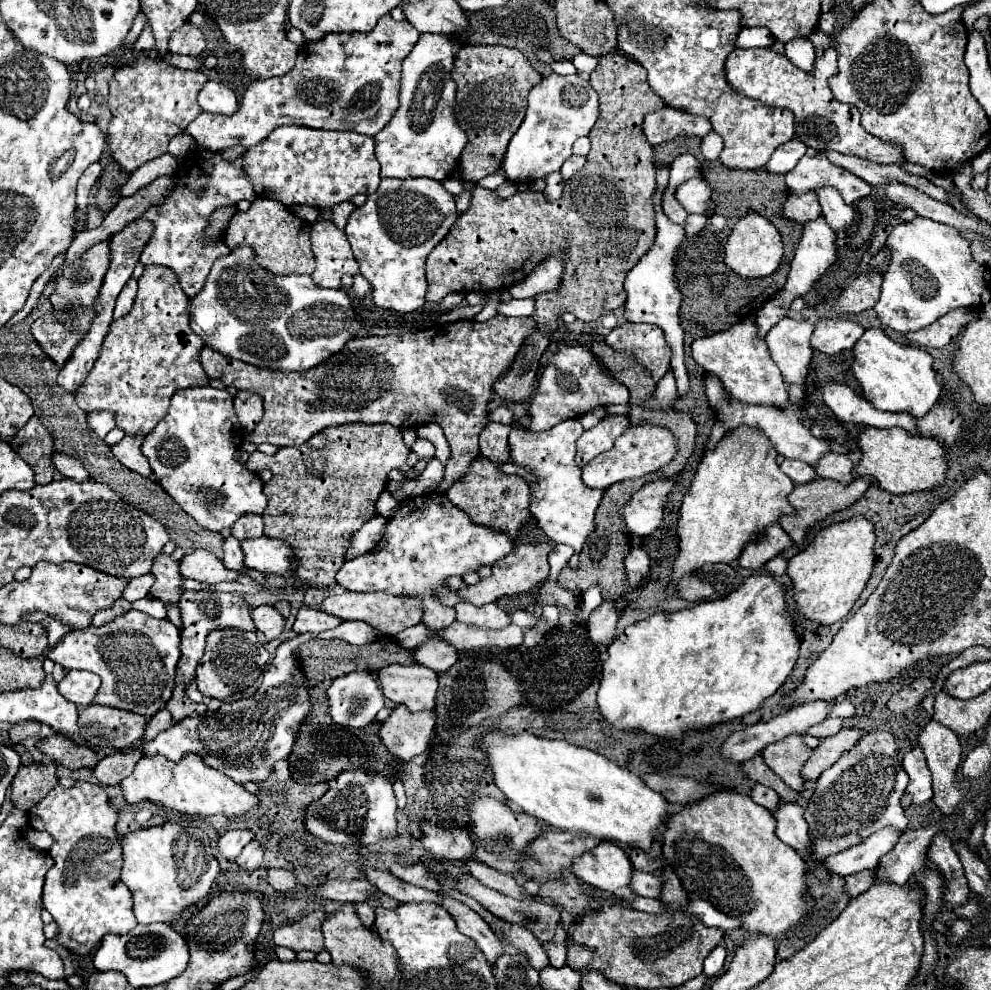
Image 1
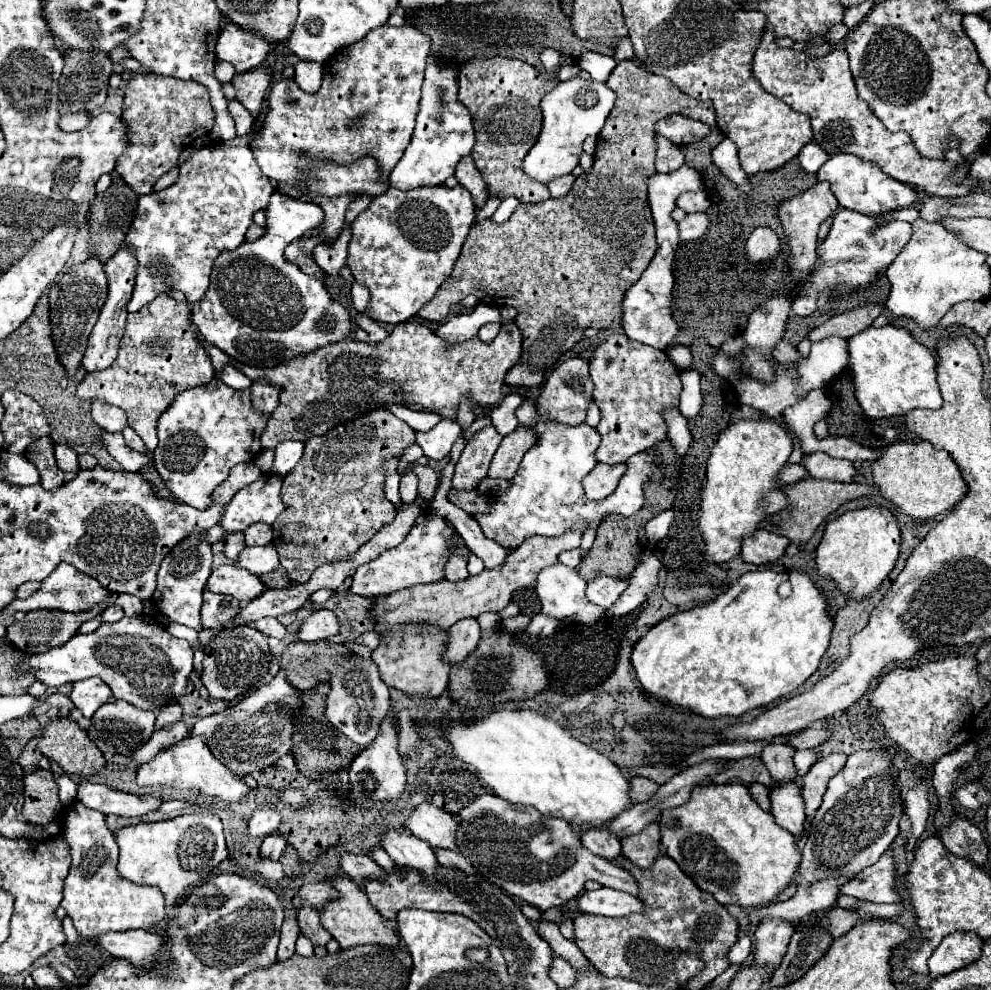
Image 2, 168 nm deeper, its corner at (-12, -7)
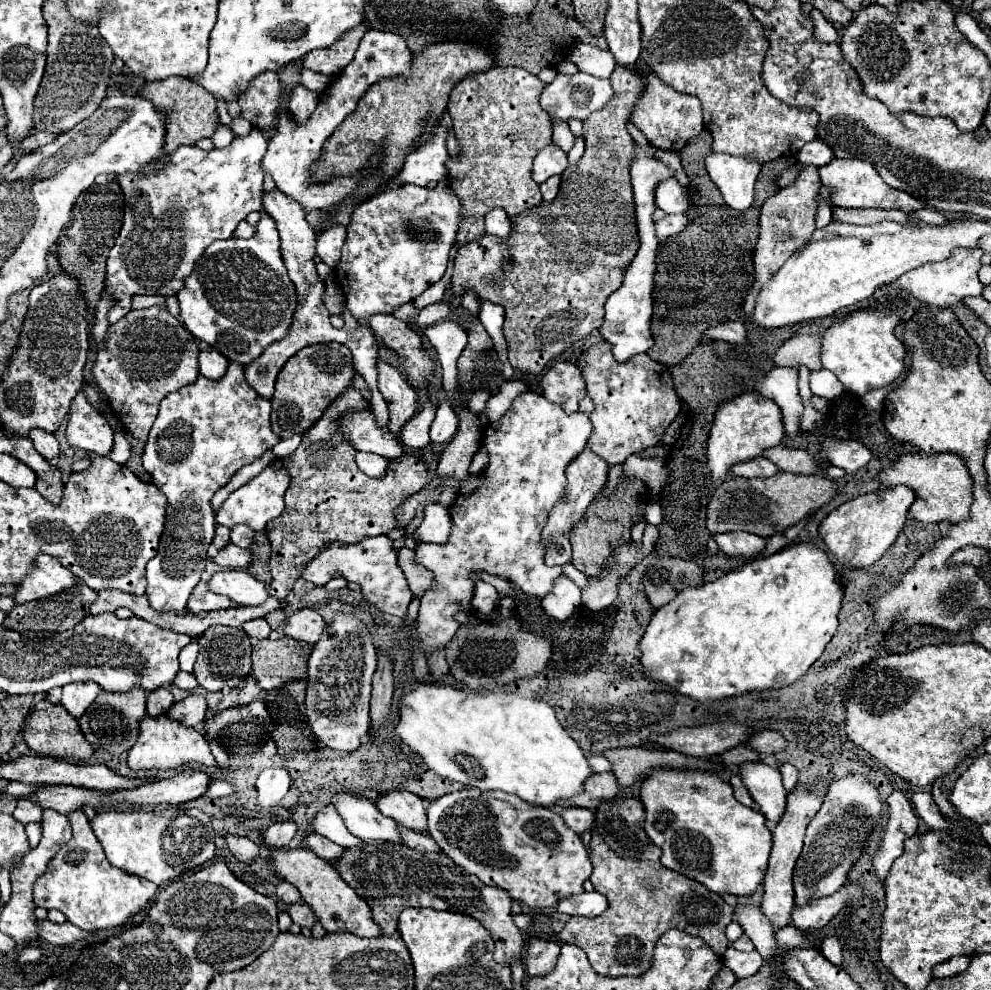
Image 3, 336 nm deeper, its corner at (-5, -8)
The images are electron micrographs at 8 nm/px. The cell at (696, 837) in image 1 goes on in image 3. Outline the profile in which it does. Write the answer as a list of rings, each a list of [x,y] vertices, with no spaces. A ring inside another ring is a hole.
[[[656,769],[642,783],[642,803],[646,811],[644,829],[654,845],[662,849],[660,861],[664,867],[706,885],[706,889],[718,895],[750,895],[750,891],[756,891],[758,885],[764,881],[772,847],[772,833],[766,825],[766,817],[738,803],[732,787],[724,783],[718,775],[700,771]]]

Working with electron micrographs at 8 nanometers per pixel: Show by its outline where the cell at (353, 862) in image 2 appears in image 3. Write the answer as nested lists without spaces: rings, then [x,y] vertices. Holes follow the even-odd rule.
[[[310,833],[310,835],[306,837],[306,841],[308,841],[308,847],[310,847],[320,859],[324,859],[324,861],[336,861],[336,859],[344,853],[344,847],[332,843],[330,839],[326,839],[326,837],[318,835],[318,833]]]

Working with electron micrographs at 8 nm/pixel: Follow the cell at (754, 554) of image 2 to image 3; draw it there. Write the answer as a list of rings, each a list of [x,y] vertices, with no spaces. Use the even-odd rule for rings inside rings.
[[[734,531],[734,533],[718,533],[714,535],[718,547],[730,555],[730,557],[744,557],[744,559],[756,559],[764,553],[766,539],[746,533],[746,531]]]

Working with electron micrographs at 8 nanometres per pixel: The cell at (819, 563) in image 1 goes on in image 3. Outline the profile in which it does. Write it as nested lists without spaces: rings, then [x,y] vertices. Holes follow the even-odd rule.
[[[898,485],[894,489],[884,489],[882,495],[880,493],[860,495],[836,507],[820,523],[820,529],[818,529],[820,537],[842,567],[866,569],[874,565],[890,549],[890,545],[894,545],[898,533],[904,527],[908,507],[912,505],[912,501],[914,501],[914,491],[904,485]]]

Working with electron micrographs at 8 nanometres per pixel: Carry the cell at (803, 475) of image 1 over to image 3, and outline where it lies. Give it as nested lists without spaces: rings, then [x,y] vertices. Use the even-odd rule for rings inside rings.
[[[756,457],[756,459],[750,459],[746,463],[732,467],[734,477],[762,477],[764,479],[764,477],[774,477],[778,473],[780,473],[778,465],[774,465],[766,457]]]

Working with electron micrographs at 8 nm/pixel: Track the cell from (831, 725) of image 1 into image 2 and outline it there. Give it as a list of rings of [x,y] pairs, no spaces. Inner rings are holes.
[[[811,726],[811,728],[805,728],[805,730],[797,732],[797,734],[791,734],[787,744],[793,746],[795,750],[807,750],[807,748],[819,746],[823,740],[827,740],[827,736],[829,736],[829,732],[825,728]]]

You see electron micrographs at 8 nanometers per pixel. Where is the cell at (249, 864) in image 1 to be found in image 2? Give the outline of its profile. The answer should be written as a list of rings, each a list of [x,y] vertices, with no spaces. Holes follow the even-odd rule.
[[[269,834],[265,836],[263,844],[261,844],[261,856],[271,858],[271,860],[279,860],[279,856],[283,854],[287,846],[287,838],[281,834]]]

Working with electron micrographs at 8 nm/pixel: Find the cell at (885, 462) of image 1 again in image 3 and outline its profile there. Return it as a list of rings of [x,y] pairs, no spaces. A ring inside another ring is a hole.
[[[952,453],[900,455],[898,459],[894,459],[888,467],[884,467],[876,475],[876,481],[884,489],[898,487],[898,485],[906,485],[906,487],[914,489],[916,499],[910,505],[908,515],[920,523],[940,523],[940,521],[958,523],[958,521],[964,521],[968,517],[968,511],[972,505],[972,477],[970,477],[964,461]]]

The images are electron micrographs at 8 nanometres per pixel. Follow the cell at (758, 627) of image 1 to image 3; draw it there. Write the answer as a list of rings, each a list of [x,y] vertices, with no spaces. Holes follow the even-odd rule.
[[[792,545],[790,549],[784,549],[780,553],[774,555],[764,555],[764,557],[756,557],[754,561],[746,563],[744,567],[726,573],[724,577],[706,583],[702,587],[694,587],[694,589],[682,589],[682,593],[676,595],[674,601],[670,601],[668,605],[656,609],[656,613],[652,615],[652,621],[644,633],[644,637],[638,643],[638,649],[642,653],[640,657],[640,665],[642,665],[642,675],[646,679],[664,683],[664,685],[676,685],[676,691],[680,695],[692,697],[698,703],[712,703],[712,701],[720,701],[720,699],[728,699],[728,697],[738,697],[744,693],[752,693],[752,691],[766,691],[766,689],[782,689],[792,685],[794,681],[798,681],[808,669],[810,665],[824,653],[824,647],[828,645],[828,641],[832,639],[836,627],[838,627],[838,611],[840,611],[840,601],[842,601],[842,587],[836,579],[834,567],[830,563],[830,559],[826,557],[824,551],[816,549],[814,545]],[[668,669],[674,671],[674,677],[668,677]],[[676,679],[676,681],[674,681]]]

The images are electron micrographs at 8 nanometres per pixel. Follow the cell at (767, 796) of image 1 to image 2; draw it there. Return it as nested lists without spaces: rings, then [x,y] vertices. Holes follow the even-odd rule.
[[[755,782],[755,784],[749,784],[749,794],[761,806],[761,810],[769,812],[769,788],[765,788],[763,784]]]

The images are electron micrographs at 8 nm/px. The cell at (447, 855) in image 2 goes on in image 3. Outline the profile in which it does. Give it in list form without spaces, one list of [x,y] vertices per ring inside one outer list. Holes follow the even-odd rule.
[[[400,827],[400,833],[410,849],[416,849],[420,853],[442,853],[442,849],[438,849],[438,843],[430,835],[414,833],[414,831],[404,829],[404,827]]]

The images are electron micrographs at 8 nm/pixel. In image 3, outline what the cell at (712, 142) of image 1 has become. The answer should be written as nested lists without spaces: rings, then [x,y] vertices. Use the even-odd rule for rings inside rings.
[[[710,153],[706,157],[706,169],[732,209],[746,211],[752,205],[754,183],[760,173],[756,161],[726,153]]]

